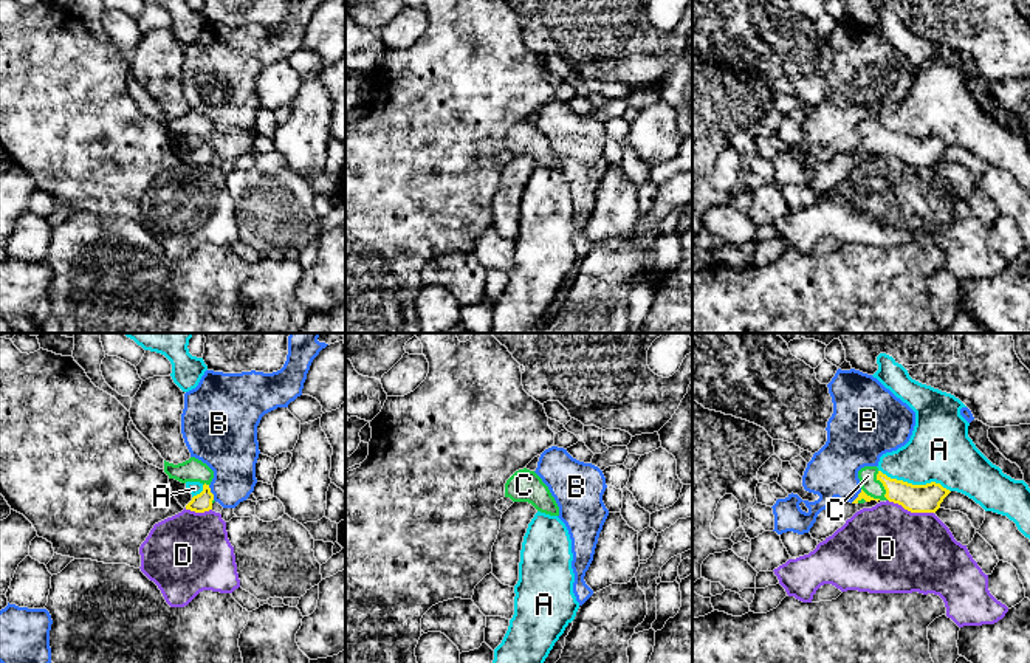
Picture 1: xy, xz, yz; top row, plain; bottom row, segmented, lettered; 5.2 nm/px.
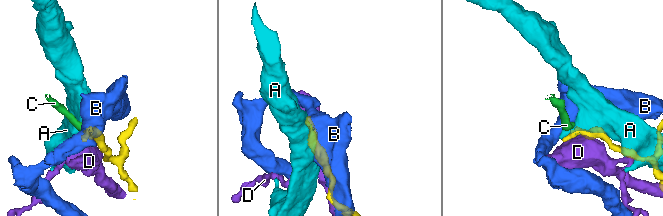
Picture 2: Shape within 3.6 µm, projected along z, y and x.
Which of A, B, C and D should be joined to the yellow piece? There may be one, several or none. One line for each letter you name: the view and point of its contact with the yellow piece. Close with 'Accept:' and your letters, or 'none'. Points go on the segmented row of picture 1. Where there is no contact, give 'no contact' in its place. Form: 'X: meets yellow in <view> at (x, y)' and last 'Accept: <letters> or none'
C: meets yellow in yz at (883, 485)
Accept: C

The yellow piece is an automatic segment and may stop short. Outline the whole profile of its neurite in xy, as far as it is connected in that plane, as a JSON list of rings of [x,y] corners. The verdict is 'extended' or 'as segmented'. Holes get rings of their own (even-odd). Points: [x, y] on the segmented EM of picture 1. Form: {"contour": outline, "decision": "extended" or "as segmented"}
{"contour": [[[191,457],[189,460],[178,465],[164,460],[164,472],[169,476],[169,479],[175,479],[181,483],[200,482],[203,485],[203,491],[192,497],[192,500],[186,505],[186,510],[195,513],[212,510],[212,503],[215,500],[209,485],[214,479],[214,471],[206,463],[195,457]]], "decision": "extended"}

